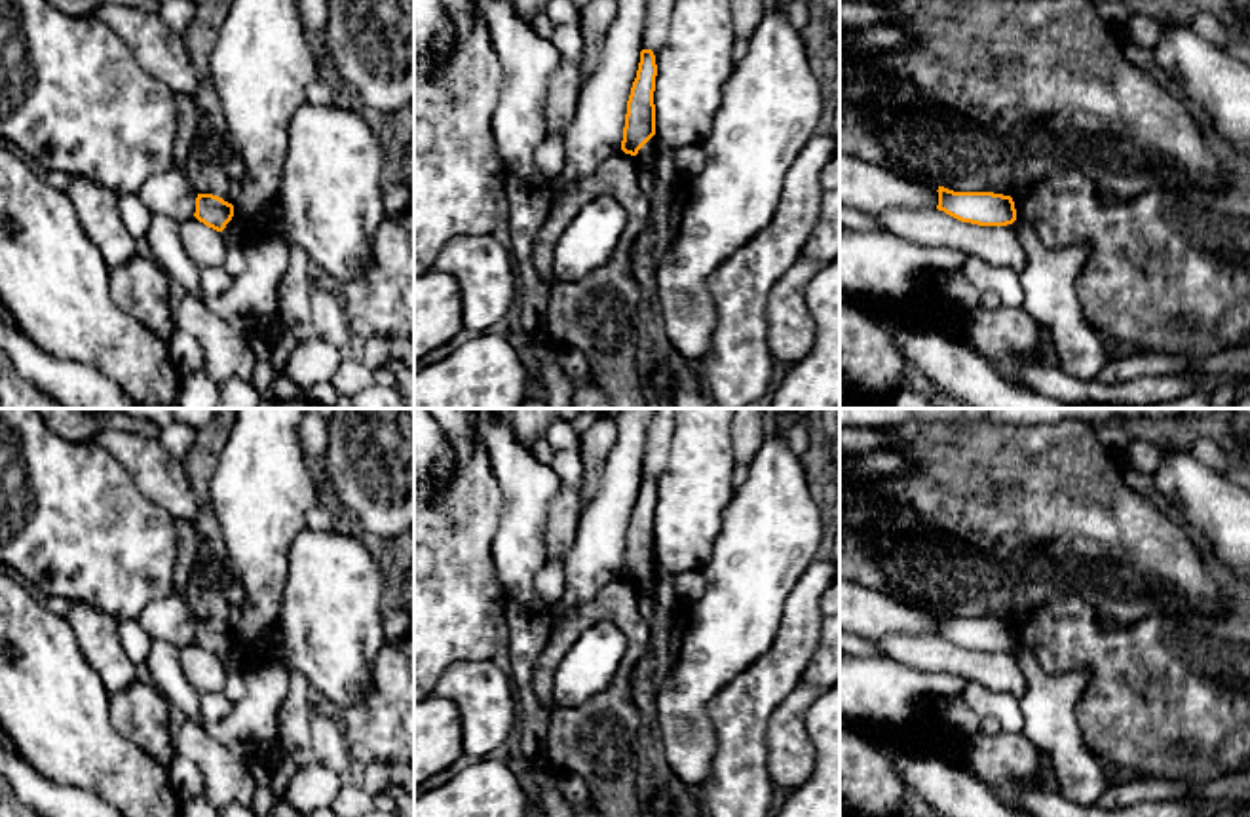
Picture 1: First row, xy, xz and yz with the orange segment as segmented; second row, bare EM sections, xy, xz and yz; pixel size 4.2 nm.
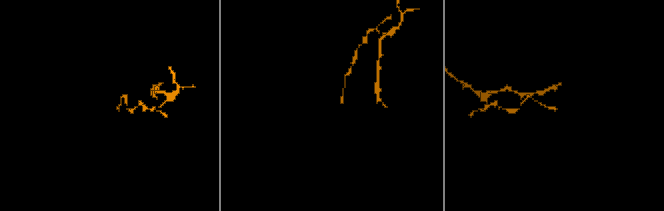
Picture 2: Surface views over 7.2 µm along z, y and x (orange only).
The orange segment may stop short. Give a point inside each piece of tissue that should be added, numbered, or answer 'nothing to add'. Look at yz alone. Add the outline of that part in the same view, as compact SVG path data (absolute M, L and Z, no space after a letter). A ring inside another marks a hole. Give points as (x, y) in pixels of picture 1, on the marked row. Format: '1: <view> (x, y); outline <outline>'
nothing to add

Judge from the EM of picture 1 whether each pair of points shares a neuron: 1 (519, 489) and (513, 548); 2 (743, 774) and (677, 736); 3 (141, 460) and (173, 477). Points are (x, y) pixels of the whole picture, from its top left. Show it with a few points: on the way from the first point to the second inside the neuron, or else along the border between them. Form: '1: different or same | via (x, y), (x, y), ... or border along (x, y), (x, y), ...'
1: same | via (519, 504), (519, 532)
2: different | border along (709, 713), (715, 724), (715, 759), (700, 783)
3: same | via (149, 464), (166, 477)

